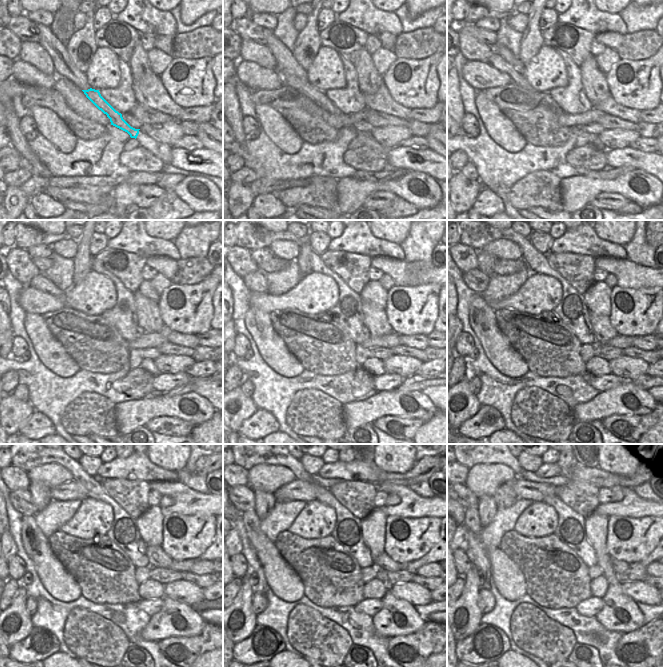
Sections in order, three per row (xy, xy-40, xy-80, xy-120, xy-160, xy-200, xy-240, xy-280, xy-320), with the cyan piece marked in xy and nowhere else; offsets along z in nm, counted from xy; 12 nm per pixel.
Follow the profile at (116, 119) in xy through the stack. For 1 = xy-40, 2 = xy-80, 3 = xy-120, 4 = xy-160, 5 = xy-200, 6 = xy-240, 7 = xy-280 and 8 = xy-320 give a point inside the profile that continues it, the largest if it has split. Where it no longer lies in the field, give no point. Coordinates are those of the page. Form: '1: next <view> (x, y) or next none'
1: next xy-40 (319, 97)
2: next xy-80 (496, 61)
3: next xy-120 (39, 282)
4: next xy-160 (256, 282)
5: next xy-200 (477, 281)
6: next xy-240 (21, 500)
7: next xy-280 (243, 497)
8: next xy-320 (467, 498)

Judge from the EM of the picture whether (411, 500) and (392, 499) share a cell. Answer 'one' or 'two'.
two

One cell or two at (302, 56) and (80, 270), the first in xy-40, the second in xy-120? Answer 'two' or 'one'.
one

